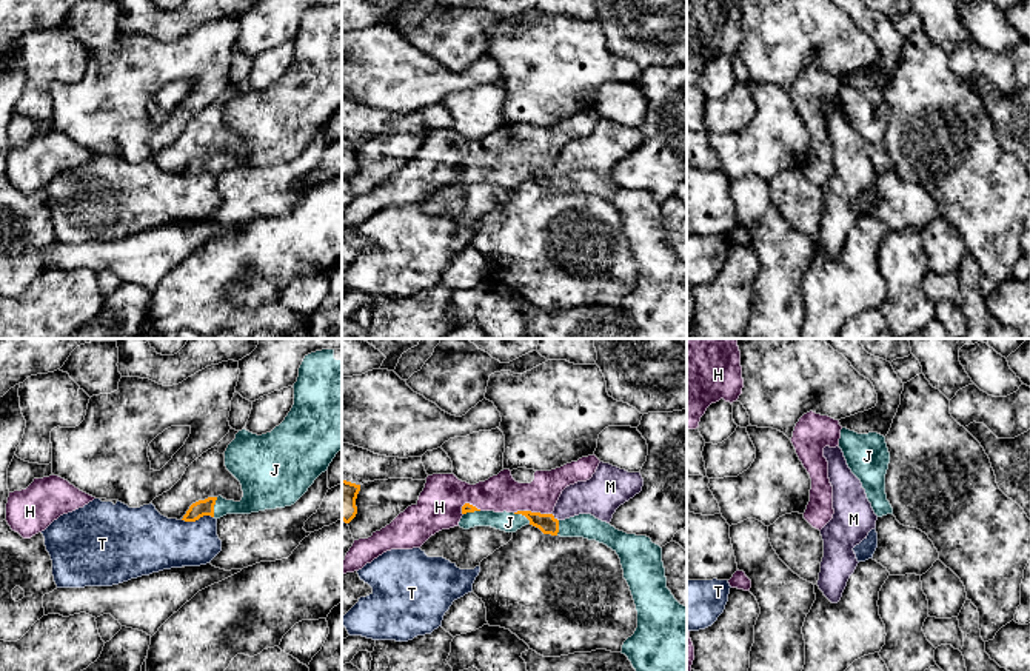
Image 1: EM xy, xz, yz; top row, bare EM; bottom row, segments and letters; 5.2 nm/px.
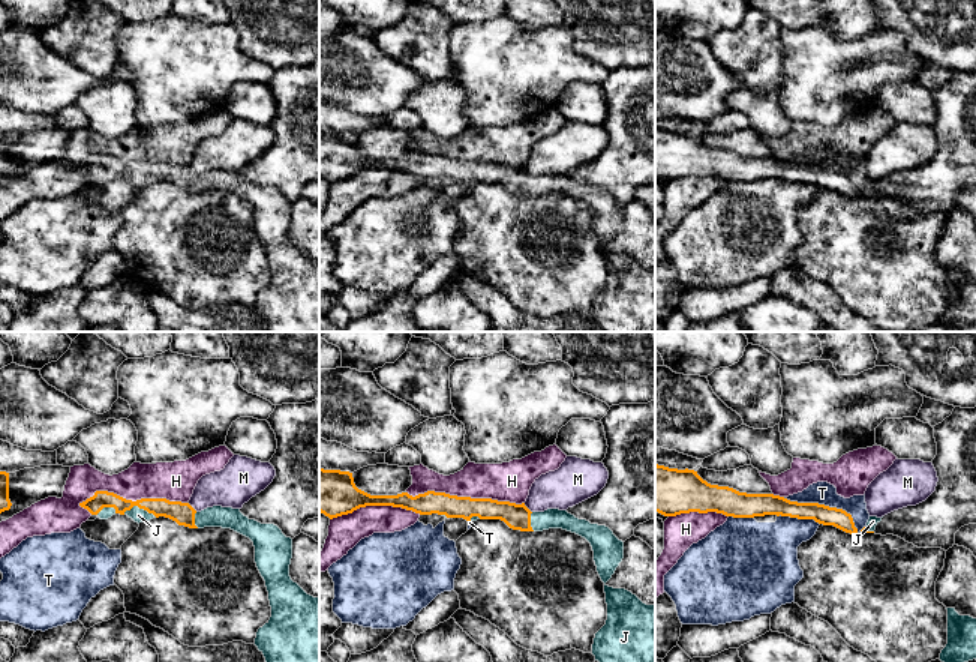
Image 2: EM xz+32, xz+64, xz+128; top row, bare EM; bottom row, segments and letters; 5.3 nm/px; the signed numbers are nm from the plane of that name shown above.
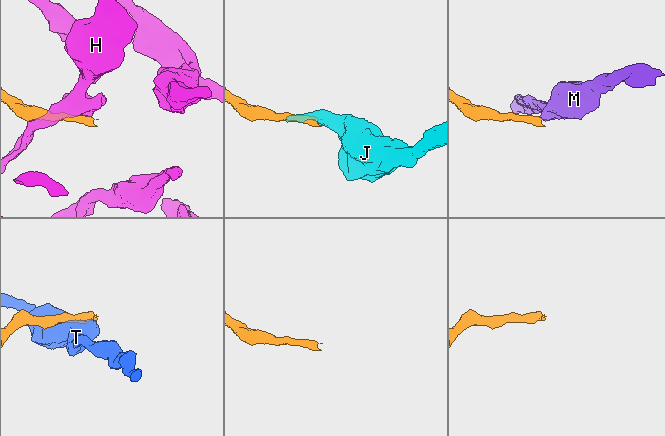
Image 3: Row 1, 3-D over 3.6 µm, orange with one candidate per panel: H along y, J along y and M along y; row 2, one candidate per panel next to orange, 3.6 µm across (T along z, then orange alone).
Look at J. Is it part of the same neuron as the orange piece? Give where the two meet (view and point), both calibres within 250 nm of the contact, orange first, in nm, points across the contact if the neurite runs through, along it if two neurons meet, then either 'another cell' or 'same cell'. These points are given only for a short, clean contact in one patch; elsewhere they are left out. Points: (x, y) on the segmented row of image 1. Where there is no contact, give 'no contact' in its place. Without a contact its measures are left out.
meets orange in xy at (213, 507); 90 nm thick on the orange side, 170 nm on the other; same cell

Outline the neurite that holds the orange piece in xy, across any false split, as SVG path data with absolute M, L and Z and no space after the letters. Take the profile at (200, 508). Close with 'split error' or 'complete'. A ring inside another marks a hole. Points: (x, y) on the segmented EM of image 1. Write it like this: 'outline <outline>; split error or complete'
outline M334 349L305 356L293 388L294 405L279 426L262 436L242 429L225 451L225 466L240 482L242 500L208 497L192 503L182 520L196 522L203 516L220 519L226 514L291 506L328 469L342 449L342 360L334 359Z; split error

